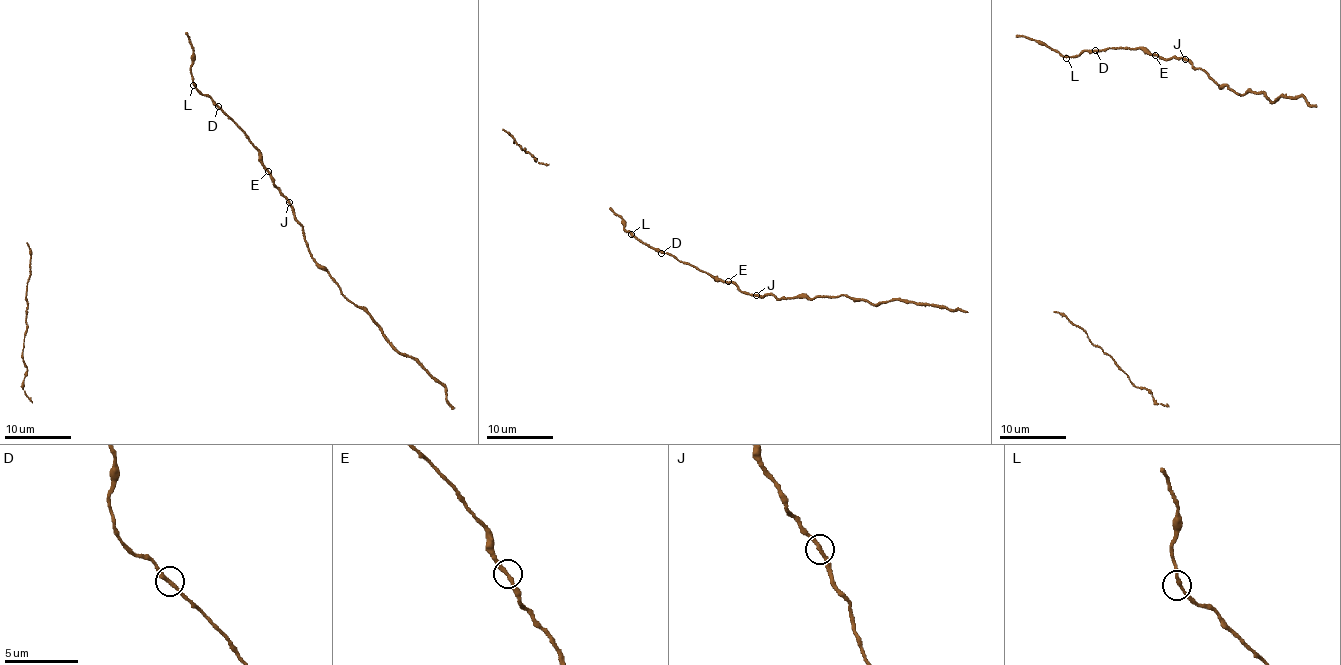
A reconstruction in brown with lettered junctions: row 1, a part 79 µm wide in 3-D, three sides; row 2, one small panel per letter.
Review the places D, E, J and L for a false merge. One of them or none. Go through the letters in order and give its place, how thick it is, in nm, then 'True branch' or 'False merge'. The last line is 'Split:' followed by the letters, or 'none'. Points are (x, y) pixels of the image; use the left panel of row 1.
D: Place: (218, 106). Thickness 260 nm. True branch
E: Place: (268, 171). Thickness 240 nm. True branch
J: Place: (289, 202). Thickness 240 nm. True branch
L: Place: (193, 85). Thickness 220 nm. True branch
Split: none

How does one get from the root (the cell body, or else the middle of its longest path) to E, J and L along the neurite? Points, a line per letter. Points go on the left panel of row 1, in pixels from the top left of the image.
E: (207, 95), (243, 129), (268, 171)
J: (207, 95), (248, 136), (274, 185), (288, 202)
L: (207, 95), (193, 85)

